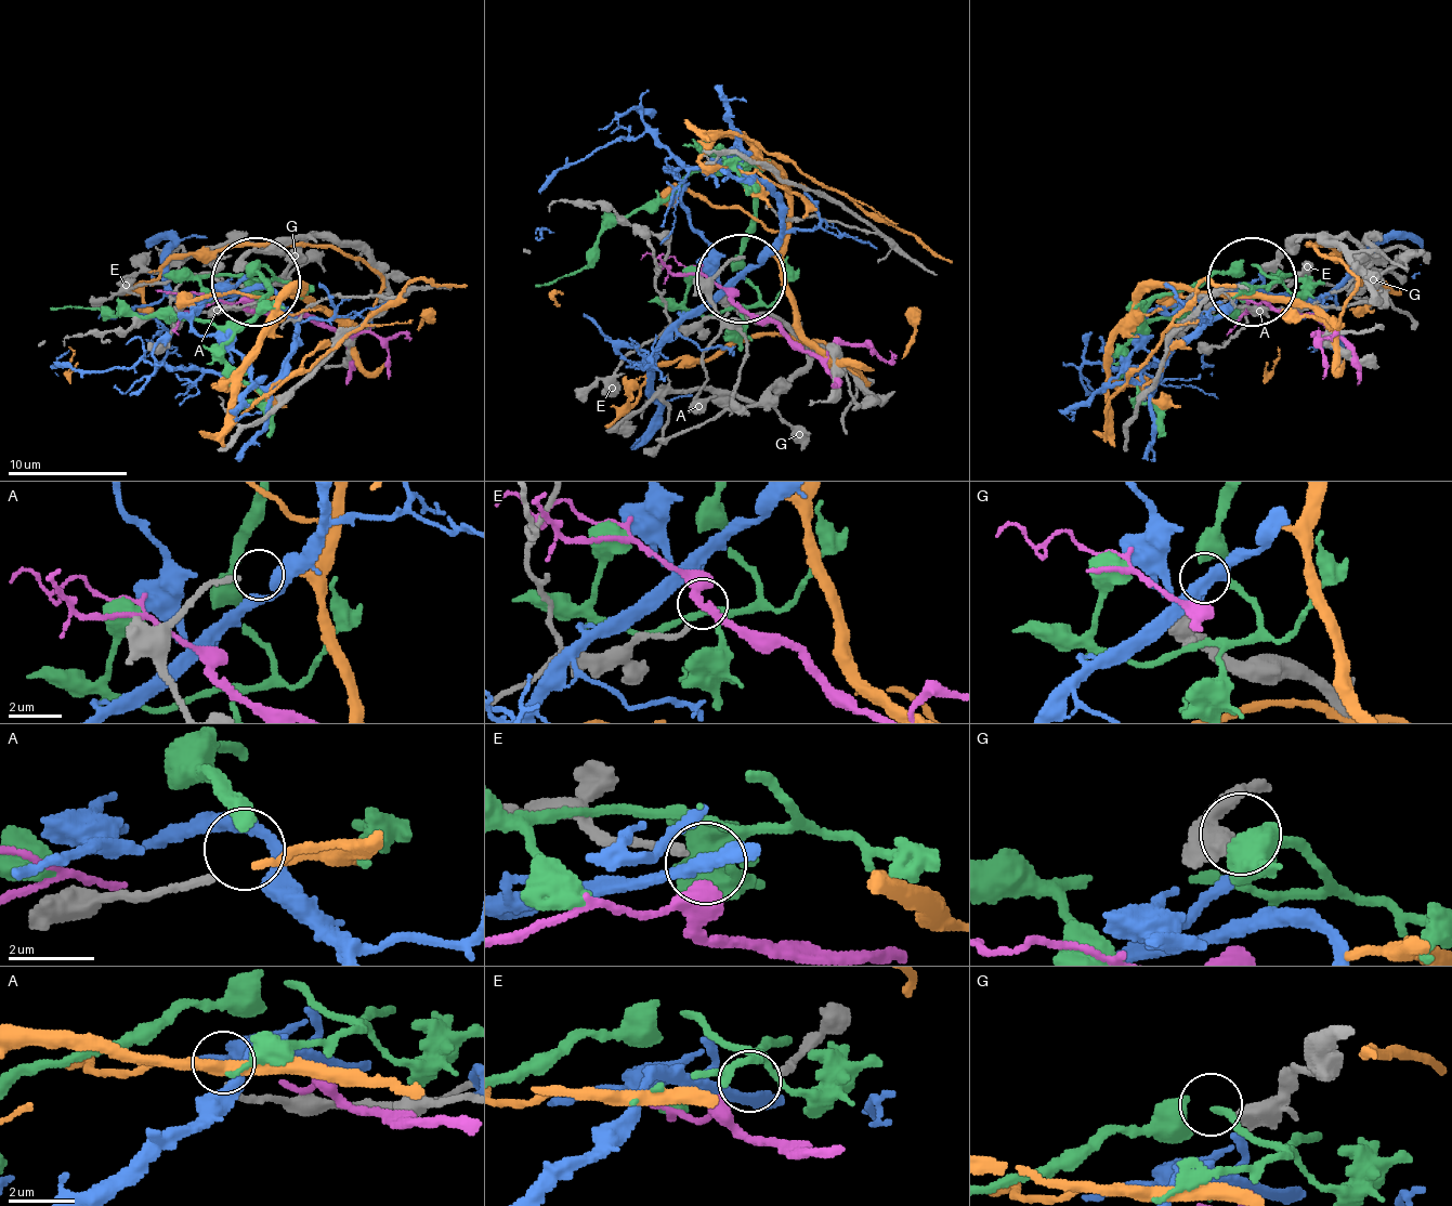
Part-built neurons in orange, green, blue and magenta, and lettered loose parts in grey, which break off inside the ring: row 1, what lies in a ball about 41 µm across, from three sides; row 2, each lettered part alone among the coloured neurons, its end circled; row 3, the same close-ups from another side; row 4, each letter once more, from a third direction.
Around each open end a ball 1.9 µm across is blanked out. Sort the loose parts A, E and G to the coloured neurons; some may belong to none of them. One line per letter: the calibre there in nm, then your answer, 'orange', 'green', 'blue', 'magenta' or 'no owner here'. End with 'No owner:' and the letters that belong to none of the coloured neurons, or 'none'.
A: 200 nm | orange
E: 200 nm | no owner here
G: 500 nm | green
No owner: E

